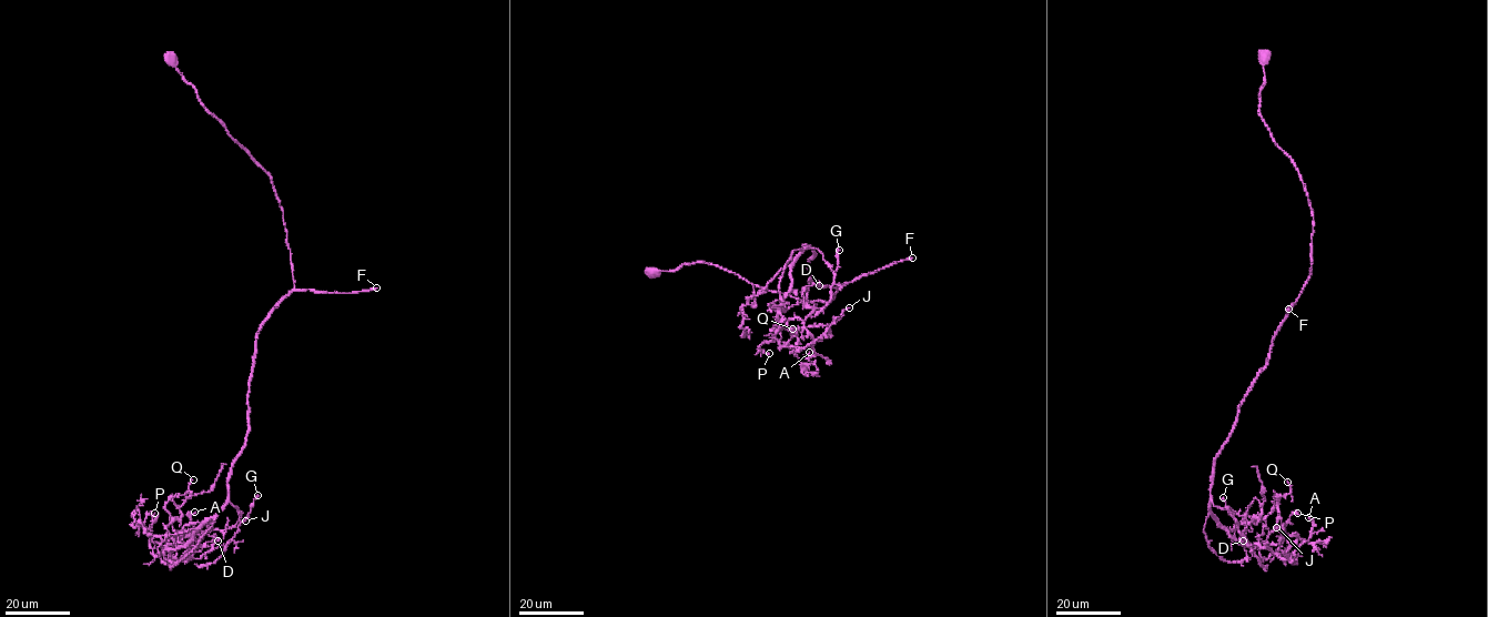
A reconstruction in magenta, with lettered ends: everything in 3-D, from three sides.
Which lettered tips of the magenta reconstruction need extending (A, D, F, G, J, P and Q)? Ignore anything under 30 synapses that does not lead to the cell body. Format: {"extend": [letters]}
{"extend": ["F"]}

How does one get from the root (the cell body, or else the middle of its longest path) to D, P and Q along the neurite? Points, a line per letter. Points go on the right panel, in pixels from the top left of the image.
D: (1262, 57), (1259, 114), (1314, 223), (1311, 275), (1215, 461), (1210, 511), (1240, 543), (1272, 550), (1243, 540)
P: (1262, 57), (1259, 114), (1311, 208), (1311, 275), (1215, 461), (1208, 507), (1265, 558), (1297, 513)
Q: (1262, 57), (1259, 114), (1311, 208), (1311, 275), (1215, 461), (1210, 511), (1240, 543), (1266, 543), (1287, 482)

